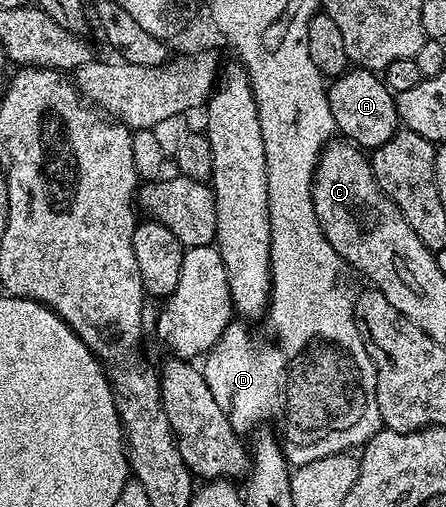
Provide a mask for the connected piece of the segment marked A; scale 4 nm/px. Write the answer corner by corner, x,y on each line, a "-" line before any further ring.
358,66
348,67
340,76
334,77
327,90
329,110
333,110
336,129
363,150
380,148
393,138
395,132
400,131
395,97
396,93
390,92
376,73
370,68

